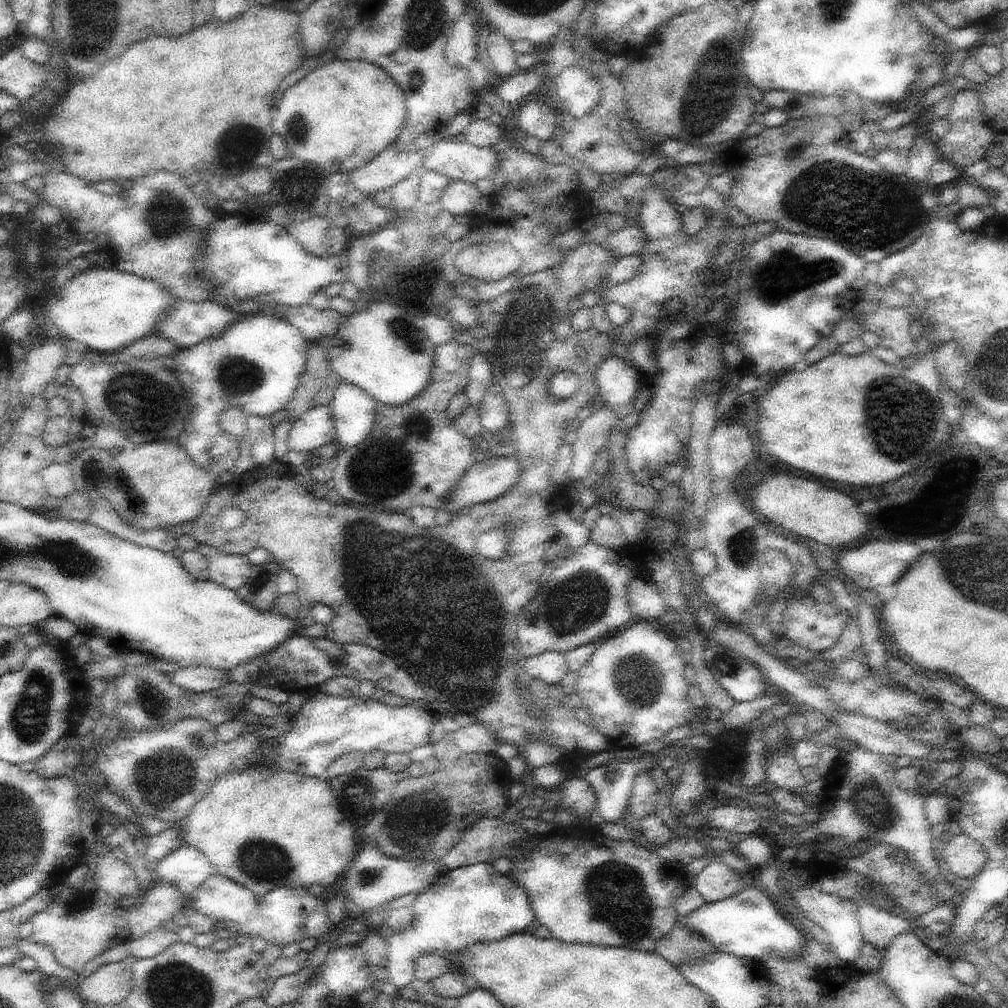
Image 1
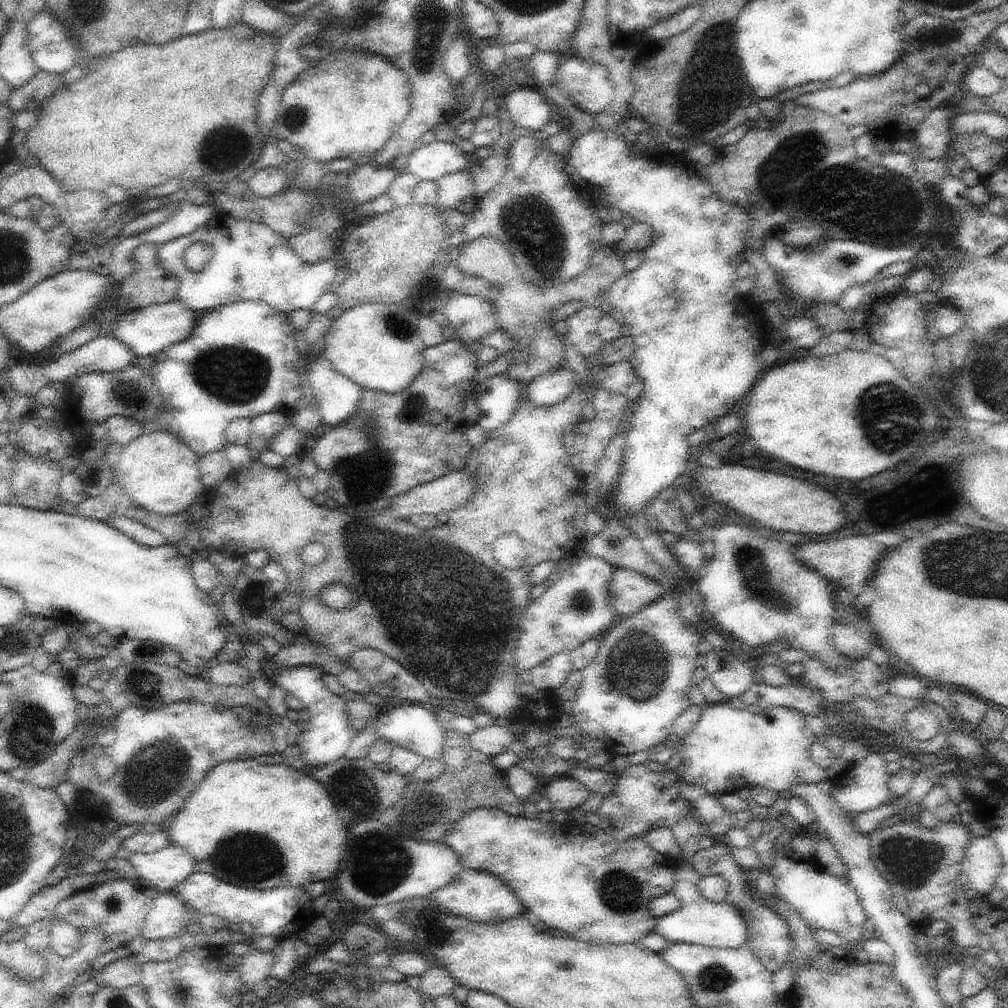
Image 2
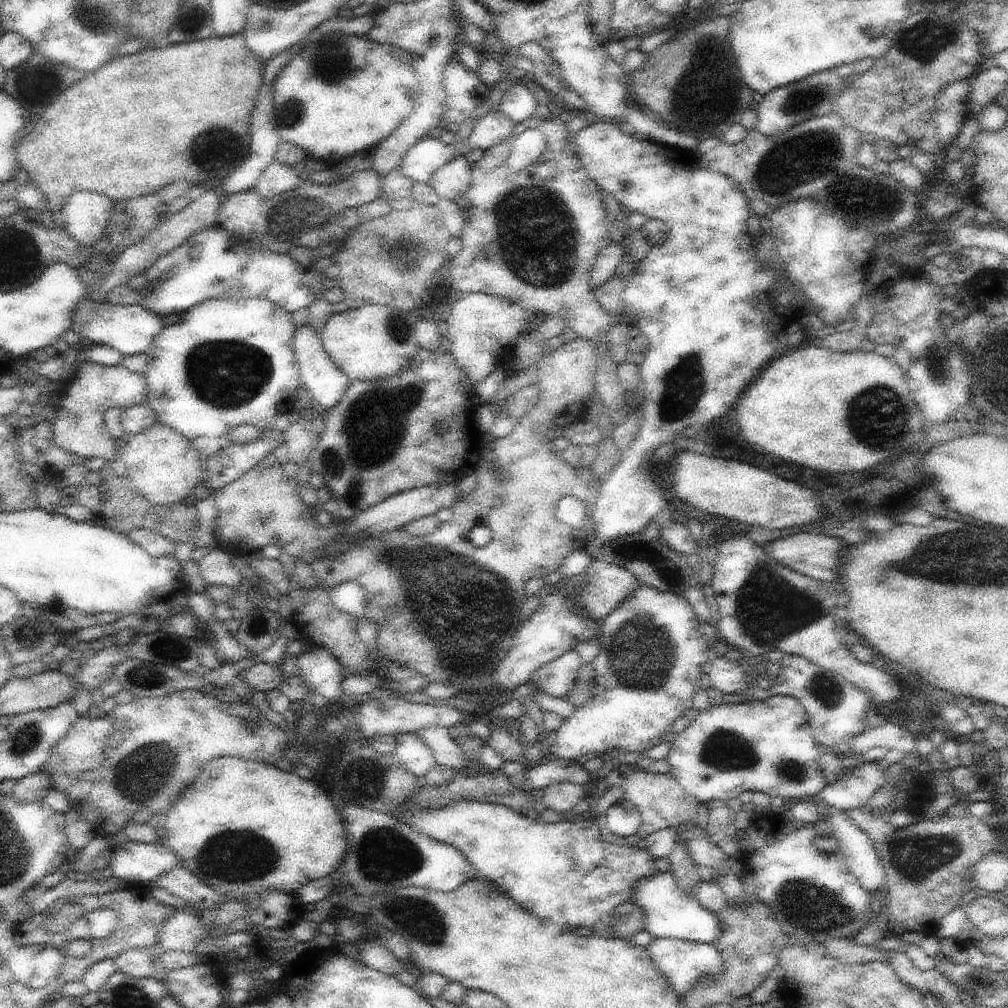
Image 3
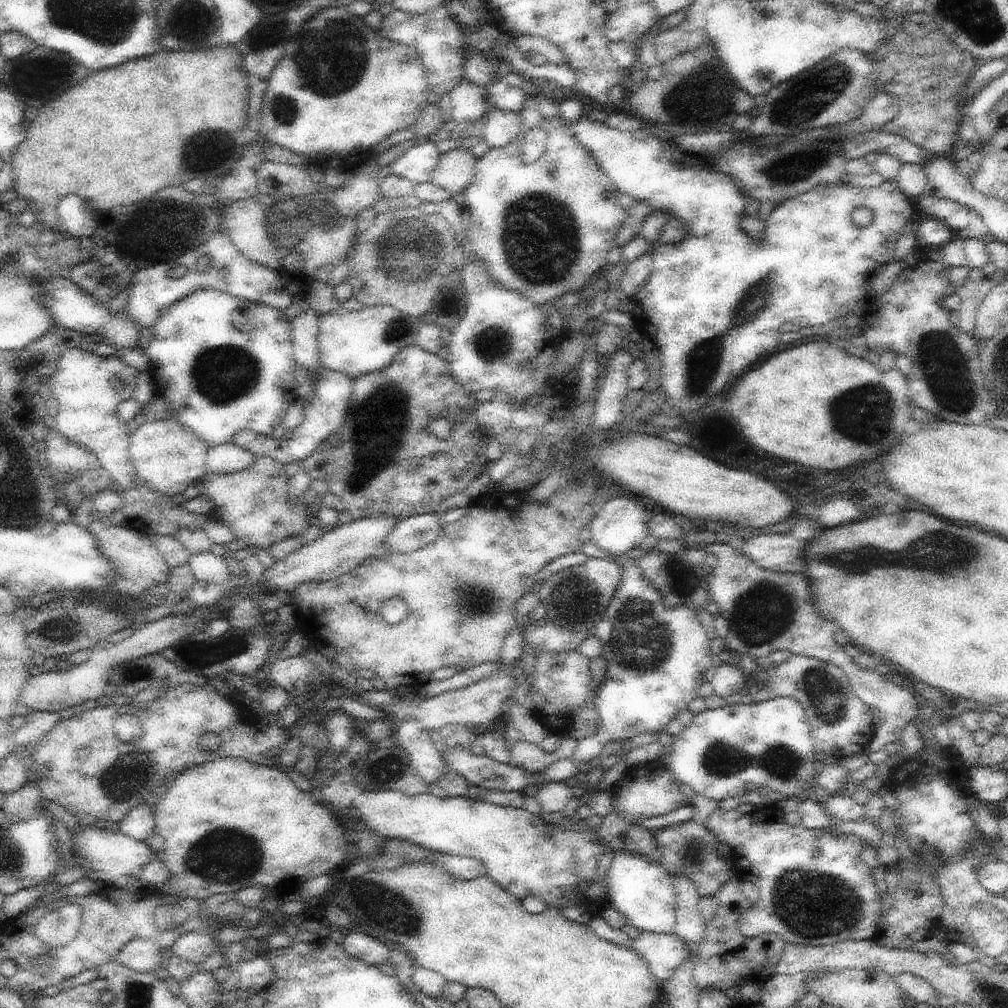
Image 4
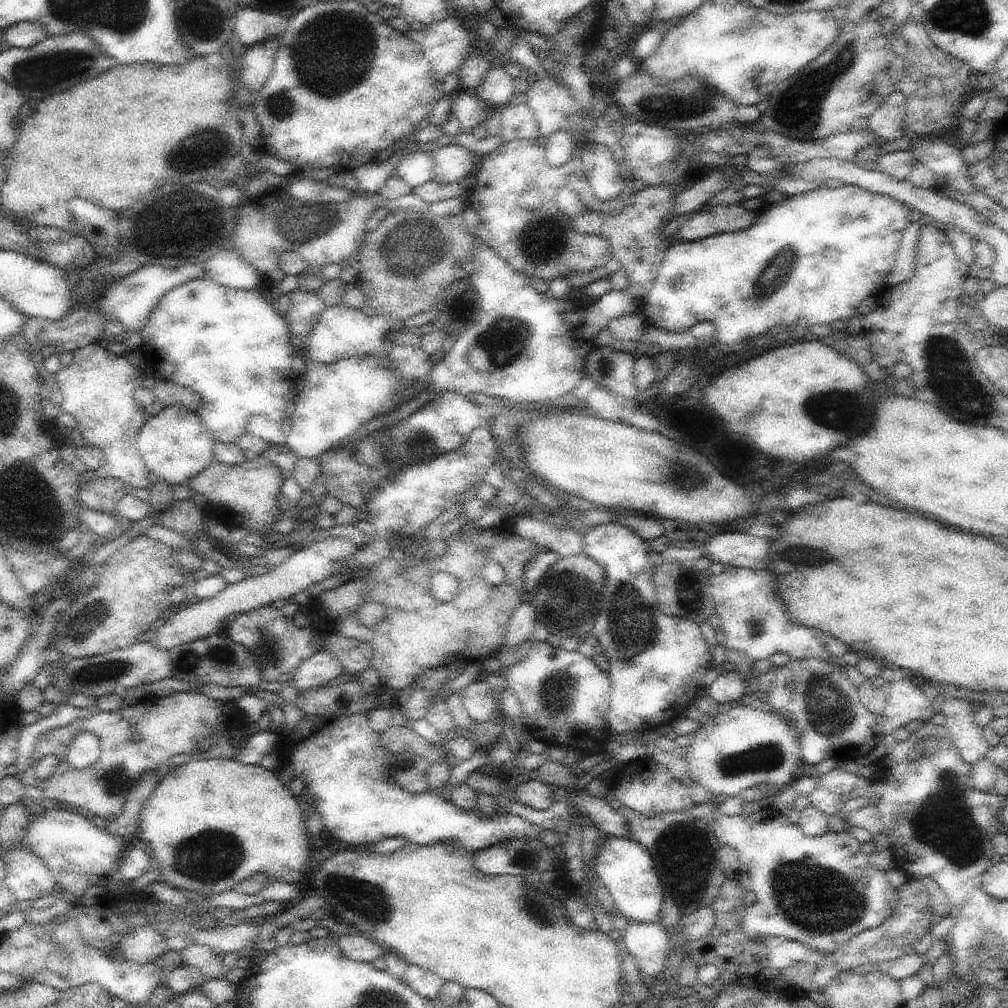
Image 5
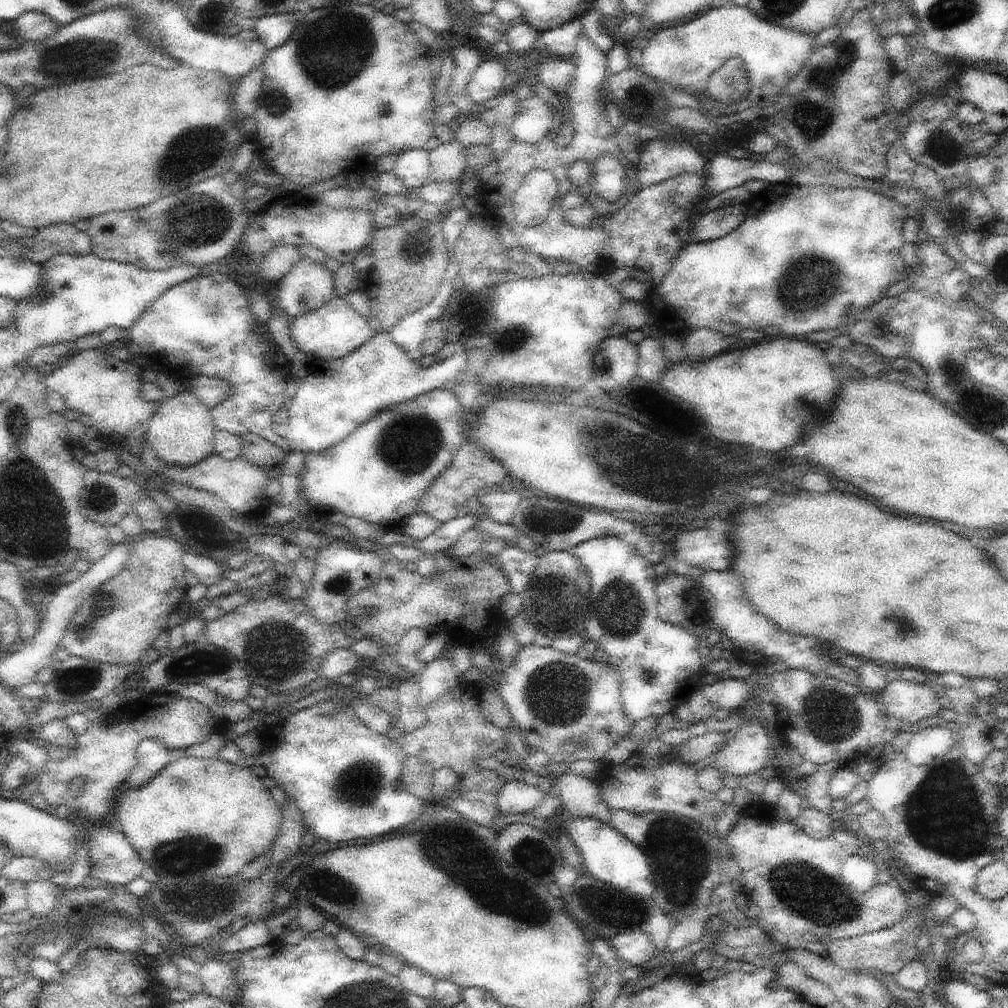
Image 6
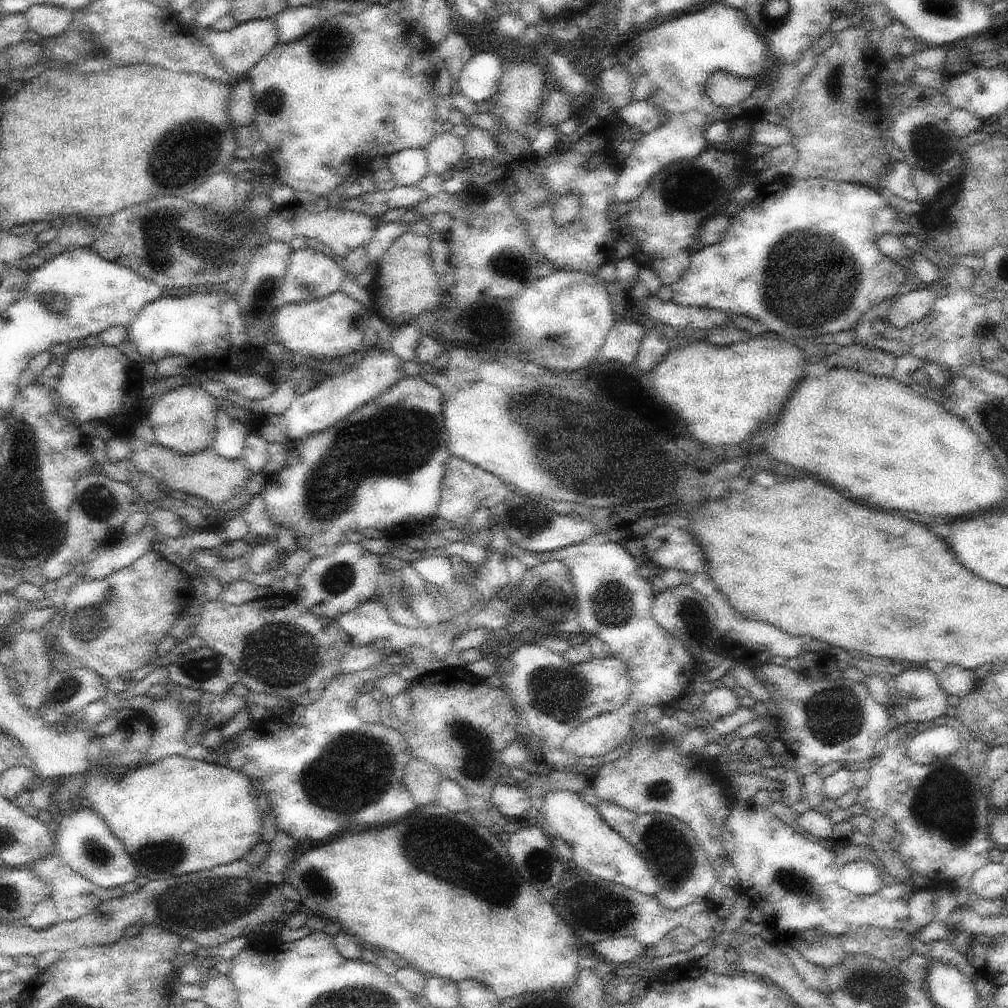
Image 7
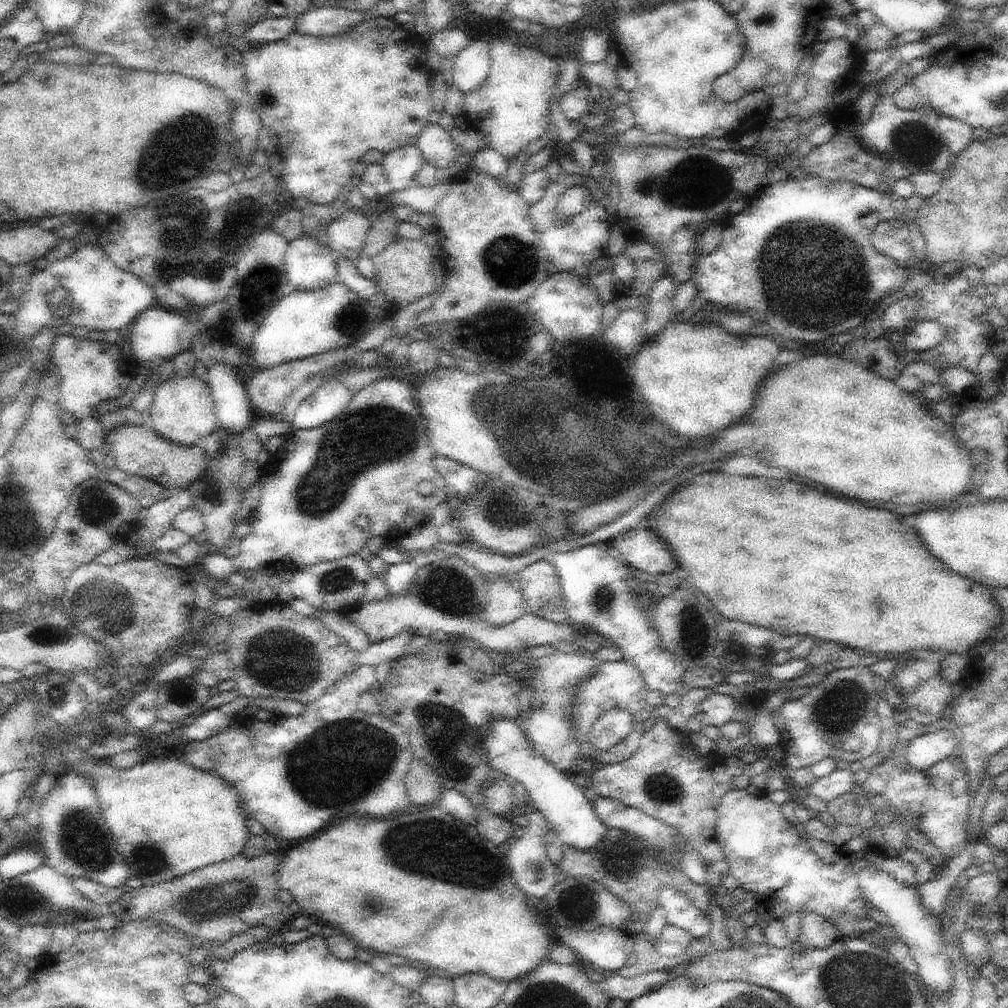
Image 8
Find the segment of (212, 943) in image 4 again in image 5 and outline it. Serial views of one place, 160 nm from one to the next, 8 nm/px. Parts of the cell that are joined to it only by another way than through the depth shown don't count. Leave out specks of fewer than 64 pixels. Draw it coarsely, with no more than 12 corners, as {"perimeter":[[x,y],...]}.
{"perimeter":[[208,945],[181,950],[184,964],[204,977],[224,979],[230,971]]}

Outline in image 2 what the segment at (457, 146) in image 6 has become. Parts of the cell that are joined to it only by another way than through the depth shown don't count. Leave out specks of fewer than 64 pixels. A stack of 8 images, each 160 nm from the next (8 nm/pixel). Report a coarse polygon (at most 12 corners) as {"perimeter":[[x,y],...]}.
{"perimeter":[[472,169],[436,181],[438,204],[456,209],[474,196]]}

